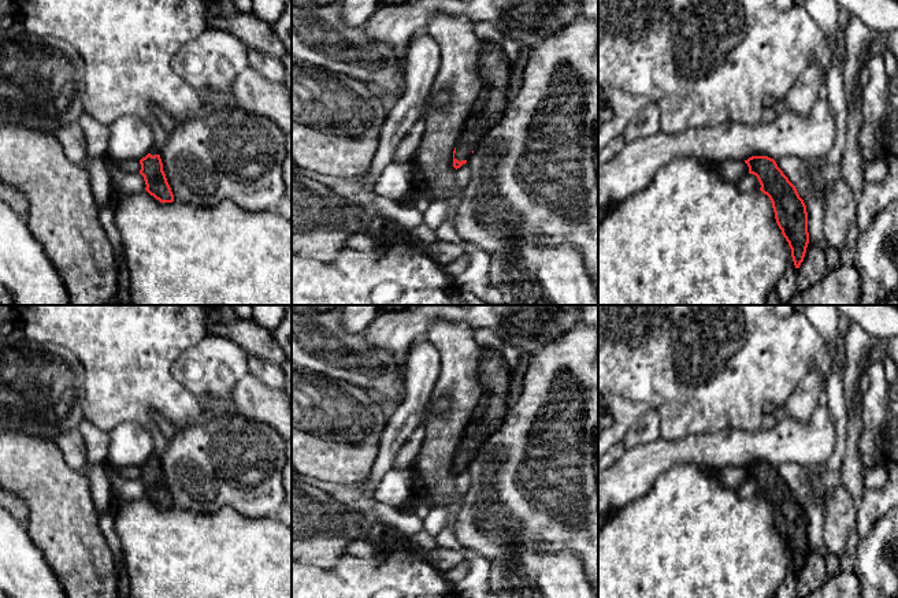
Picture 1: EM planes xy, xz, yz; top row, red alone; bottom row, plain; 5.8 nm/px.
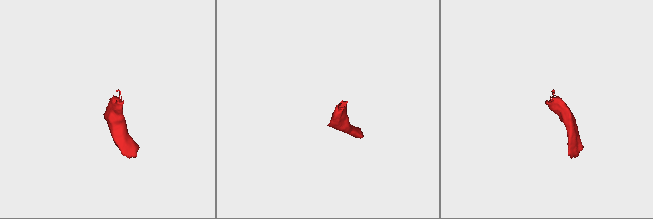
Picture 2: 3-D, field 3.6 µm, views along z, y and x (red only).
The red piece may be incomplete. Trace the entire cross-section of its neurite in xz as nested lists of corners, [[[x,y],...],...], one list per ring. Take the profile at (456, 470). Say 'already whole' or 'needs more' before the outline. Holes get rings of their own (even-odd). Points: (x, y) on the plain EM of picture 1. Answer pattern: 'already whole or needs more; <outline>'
needs more; [[[482,348],[479,378],[483,393],[453,457],[456,476],[467,469],[487,437],[501,427],[509,406],[511,371],[502,353]]]

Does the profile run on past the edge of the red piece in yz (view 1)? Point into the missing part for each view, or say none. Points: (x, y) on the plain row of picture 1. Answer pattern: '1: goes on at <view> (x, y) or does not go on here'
1: does not go on here

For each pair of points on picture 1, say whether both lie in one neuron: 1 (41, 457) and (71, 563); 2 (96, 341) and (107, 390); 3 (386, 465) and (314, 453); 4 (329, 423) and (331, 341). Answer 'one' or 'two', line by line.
1: one
2: one
3: two
4: two

